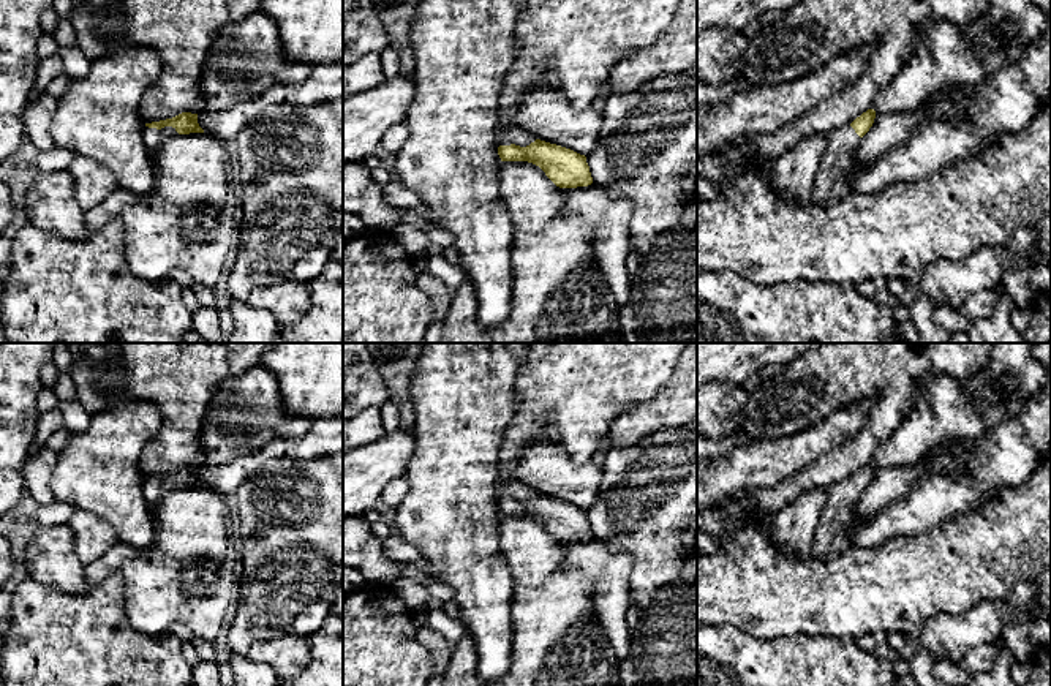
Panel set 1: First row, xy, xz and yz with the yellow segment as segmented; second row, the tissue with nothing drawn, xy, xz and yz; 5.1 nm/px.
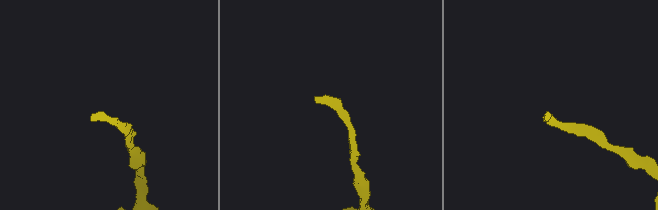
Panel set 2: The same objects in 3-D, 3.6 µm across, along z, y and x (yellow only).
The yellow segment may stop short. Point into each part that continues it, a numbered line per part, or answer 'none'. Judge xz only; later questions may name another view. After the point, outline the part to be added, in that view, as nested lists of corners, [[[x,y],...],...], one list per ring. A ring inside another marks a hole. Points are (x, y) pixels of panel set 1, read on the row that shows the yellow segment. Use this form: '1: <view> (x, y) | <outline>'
1: xz (516, 135) | [[[515,125],[510,128],[506,128],[504,131],[498,133],[498,145],[520,145],[520,147],[526,147],[531,142],[534,142],[537,138],[526,131],[525,128]]]

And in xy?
1: xy (154, 138) | [[[164,126],[161,130],[156,128],[144,128],[144,144],[149,155],[153,158],[155,152],[160,149],[163,142],[166,142],[171,136],[179,134],[175,128]]]

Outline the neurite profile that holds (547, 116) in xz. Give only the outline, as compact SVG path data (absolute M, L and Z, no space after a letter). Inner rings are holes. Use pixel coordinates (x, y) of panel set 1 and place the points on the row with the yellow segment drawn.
M534 89L522 96L515 122L537 139L588 155L599 139L602 106L574 111L550 89Z

